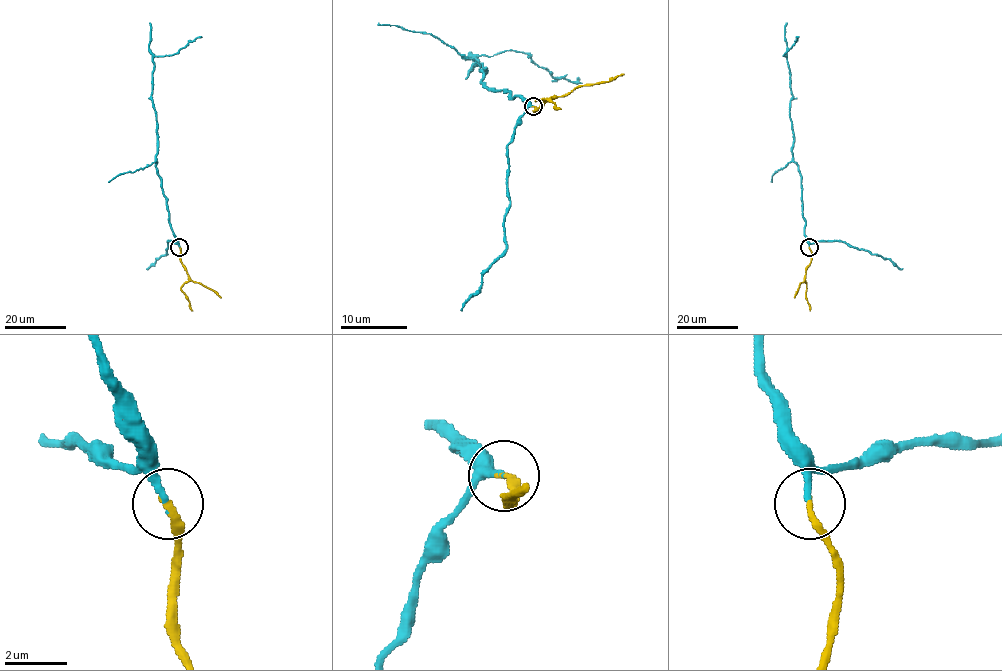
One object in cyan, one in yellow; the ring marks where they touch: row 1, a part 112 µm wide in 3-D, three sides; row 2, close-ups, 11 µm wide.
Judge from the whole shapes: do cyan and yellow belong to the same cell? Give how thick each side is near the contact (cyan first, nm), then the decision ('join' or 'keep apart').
calibres 200 and 240 nm; join

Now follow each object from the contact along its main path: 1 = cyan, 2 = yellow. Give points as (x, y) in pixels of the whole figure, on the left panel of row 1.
1: (179, 247), (169, 222), (162, 178), (155, 165), (152, 58), (176, 53), (202, 36)
2: (179, 247), (180, 260), (188, 277), (212, 289), (221, 297)

